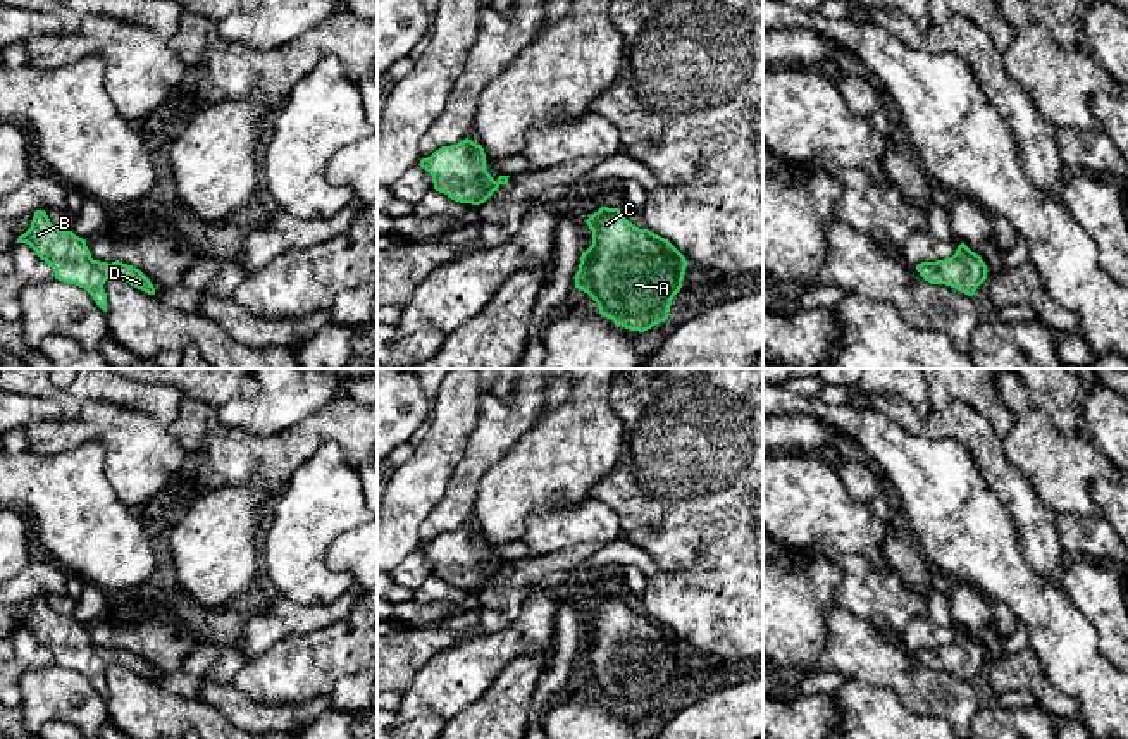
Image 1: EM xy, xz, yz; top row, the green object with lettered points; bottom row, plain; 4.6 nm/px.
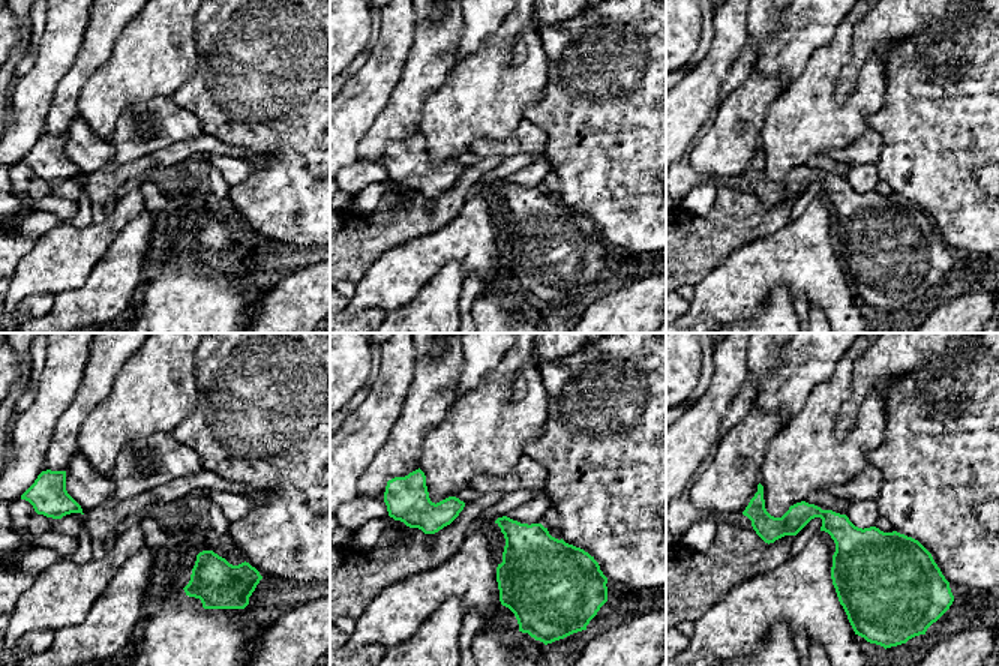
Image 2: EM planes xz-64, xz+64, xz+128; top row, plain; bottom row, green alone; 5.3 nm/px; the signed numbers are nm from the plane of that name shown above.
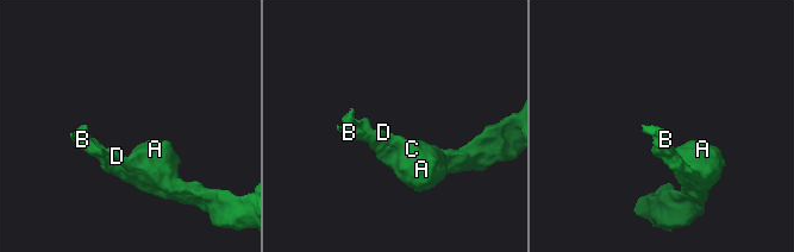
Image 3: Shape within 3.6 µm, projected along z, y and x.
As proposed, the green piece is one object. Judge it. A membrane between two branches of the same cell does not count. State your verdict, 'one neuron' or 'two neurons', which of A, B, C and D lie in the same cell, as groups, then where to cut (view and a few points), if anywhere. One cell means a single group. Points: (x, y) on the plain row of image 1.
one neuron | A B C D | no cut

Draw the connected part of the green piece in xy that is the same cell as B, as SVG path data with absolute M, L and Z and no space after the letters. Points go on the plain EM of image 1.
M45 596L34 598L31 613L15 629L29 630L53 655L55 665L84 674L103 698L107 698L103 670L112 661L155 680L153 670L139 655L119 646L112 649L93 646L86 625L55 613Z

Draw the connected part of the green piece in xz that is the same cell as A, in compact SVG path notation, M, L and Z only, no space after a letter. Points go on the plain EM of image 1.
M601 593L586 608L592 630L582 637L575 674L625 715L644 718L666 706L685 643L668 625L635 613L620 594Z

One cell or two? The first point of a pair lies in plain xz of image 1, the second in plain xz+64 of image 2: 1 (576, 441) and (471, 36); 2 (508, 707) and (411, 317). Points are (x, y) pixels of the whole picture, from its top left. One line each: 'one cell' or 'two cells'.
1: two cells
2: one cell

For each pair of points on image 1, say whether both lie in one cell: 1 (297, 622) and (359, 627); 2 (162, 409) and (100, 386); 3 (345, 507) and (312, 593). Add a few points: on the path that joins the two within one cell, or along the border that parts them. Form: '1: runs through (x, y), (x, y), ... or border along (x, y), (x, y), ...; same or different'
1: border along (359, 598), (343, 617), (307, 633), (288, 634); different
2: runs through (147, 398), (116, 388); same
3: runs through (324, 527), (312, 540), (312, 572); same

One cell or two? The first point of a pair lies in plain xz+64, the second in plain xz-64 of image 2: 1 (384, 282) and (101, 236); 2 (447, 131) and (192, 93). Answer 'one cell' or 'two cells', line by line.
1: one cell
2: two cells

